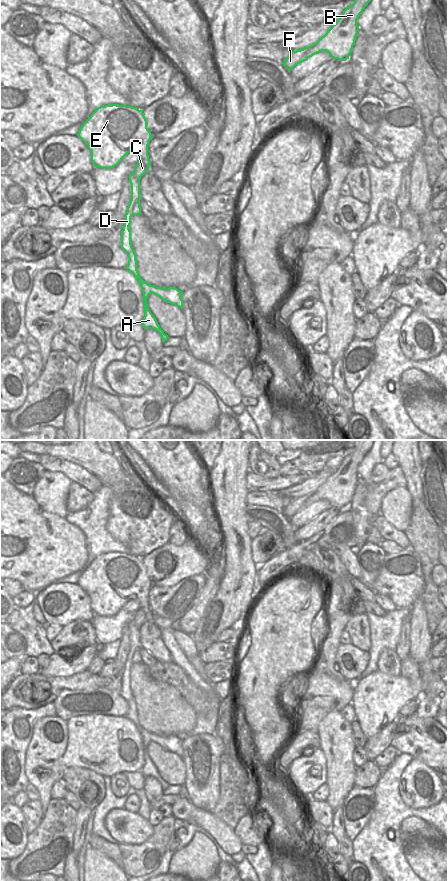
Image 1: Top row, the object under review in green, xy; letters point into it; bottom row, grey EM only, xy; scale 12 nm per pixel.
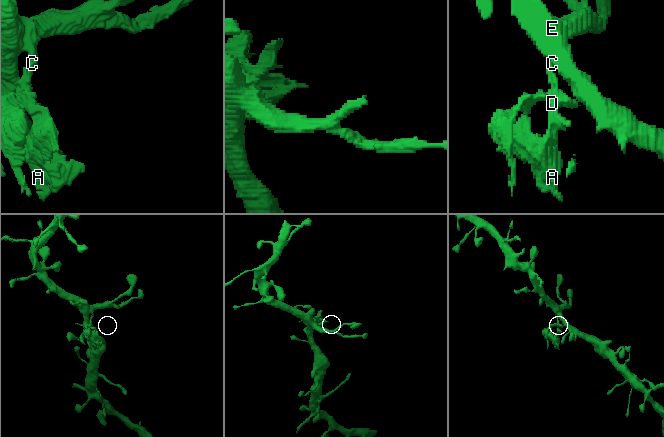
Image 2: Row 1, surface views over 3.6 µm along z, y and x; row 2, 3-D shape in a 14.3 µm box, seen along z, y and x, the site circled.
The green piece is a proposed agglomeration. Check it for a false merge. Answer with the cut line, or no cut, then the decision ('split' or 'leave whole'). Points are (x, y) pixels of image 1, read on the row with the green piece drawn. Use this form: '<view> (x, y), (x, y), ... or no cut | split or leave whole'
xy (133, 173), (139, 189) | split

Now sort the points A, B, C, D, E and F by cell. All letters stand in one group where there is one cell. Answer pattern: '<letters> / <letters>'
A D / B C E F

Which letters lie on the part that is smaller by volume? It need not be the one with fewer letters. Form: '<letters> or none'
A, D

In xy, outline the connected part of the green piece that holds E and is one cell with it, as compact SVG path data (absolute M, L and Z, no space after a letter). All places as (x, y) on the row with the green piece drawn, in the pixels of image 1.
M117 104L100 106L83 123L77 136L91 151L91 161L94 167L101 169L111 169L117 166L128 153L139 153L140 160L135 165L134 174L140 189L141 177L149 173L151 162L148 155L148 145L153 138L147 128L147 120L143 110Z

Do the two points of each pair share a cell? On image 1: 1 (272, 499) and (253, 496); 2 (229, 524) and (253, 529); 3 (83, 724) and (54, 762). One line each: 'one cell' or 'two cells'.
1: one cell
2: two cells
3: two cells

